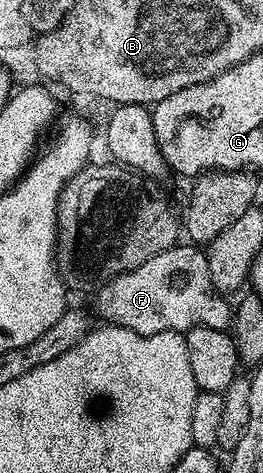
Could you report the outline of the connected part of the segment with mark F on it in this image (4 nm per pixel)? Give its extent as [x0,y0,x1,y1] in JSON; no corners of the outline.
[94,242,233,336]

